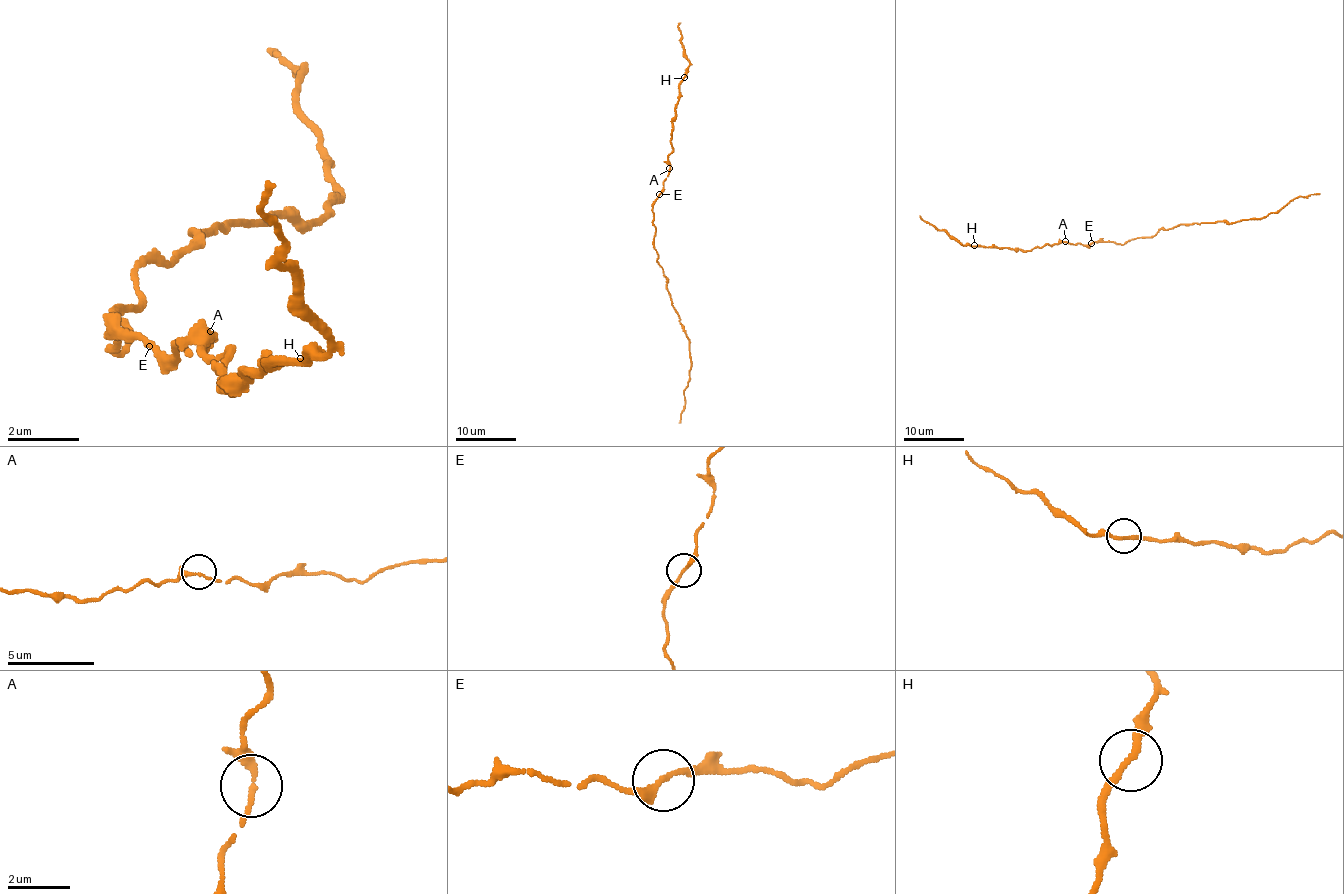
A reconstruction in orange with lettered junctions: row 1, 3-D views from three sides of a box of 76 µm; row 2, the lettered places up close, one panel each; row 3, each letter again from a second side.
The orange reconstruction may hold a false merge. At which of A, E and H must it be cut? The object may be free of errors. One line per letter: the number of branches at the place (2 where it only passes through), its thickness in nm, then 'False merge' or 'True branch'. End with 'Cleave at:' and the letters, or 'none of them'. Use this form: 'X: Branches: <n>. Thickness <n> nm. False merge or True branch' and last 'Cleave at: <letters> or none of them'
A: Branches: 2. Thickness 200 nm. True branch
E: Branches: 2. Thickness 200 nm. False merge
H: Branches: 2. Thickness 200 nm. True branch
Cleave at: E

